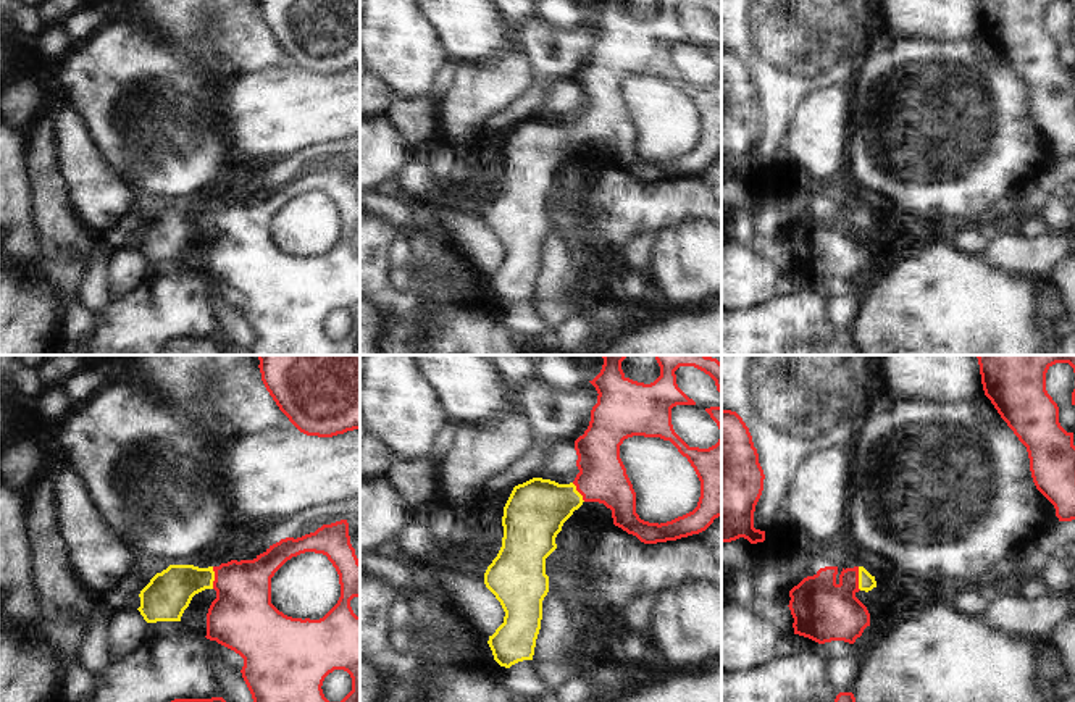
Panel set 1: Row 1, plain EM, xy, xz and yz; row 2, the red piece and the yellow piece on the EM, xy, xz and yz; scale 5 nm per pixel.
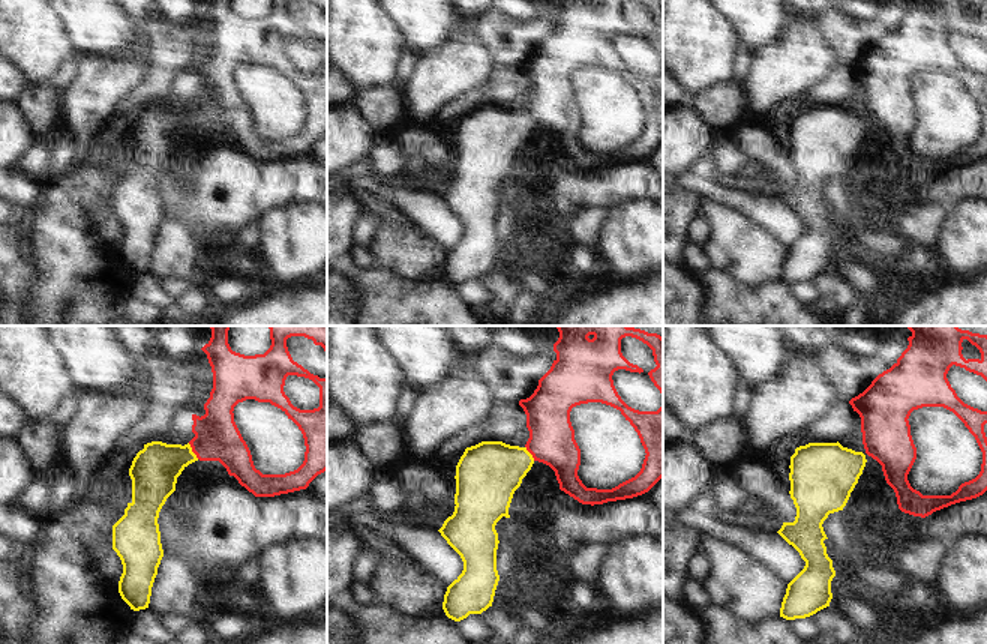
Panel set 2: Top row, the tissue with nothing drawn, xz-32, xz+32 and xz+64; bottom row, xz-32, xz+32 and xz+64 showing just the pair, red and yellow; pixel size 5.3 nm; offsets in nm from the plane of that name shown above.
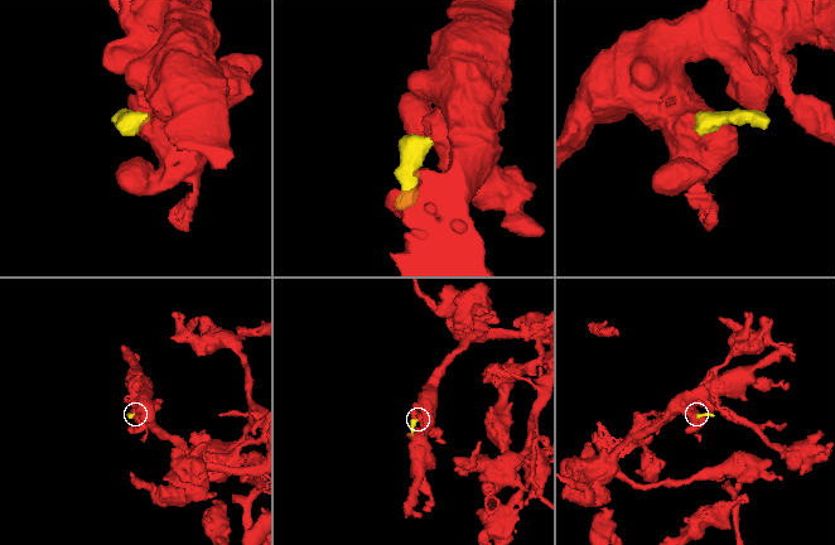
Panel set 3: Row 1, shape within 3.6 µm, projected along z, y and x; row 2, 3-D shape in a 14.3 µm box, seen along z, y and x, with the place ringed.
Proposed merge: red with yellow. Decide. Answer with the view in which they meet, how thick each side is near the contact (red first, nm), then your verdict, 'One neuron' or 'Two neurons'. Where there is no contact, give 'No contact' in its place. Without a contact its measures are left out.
Touches red in yz. Thickness 300 nm (red) against 80 nm. One neuron

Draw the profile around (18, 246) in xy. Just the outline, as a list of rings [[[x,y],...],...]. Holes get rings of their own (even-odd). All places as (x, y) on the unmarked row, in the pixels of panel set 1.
[[[0,119],[0,249],[3,265],[42,278],[31,224],[31,189],[26,174],[26,132]]]

